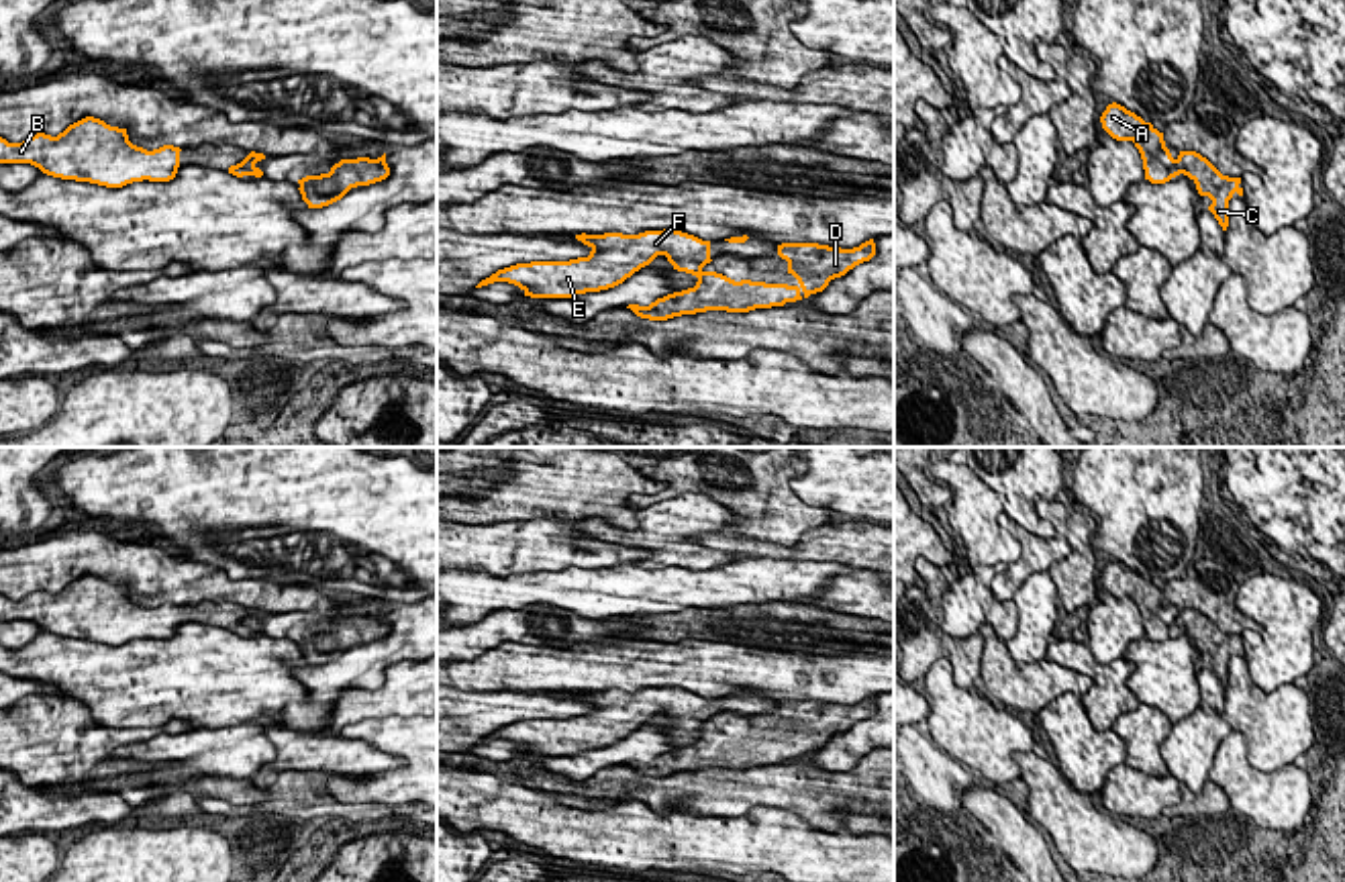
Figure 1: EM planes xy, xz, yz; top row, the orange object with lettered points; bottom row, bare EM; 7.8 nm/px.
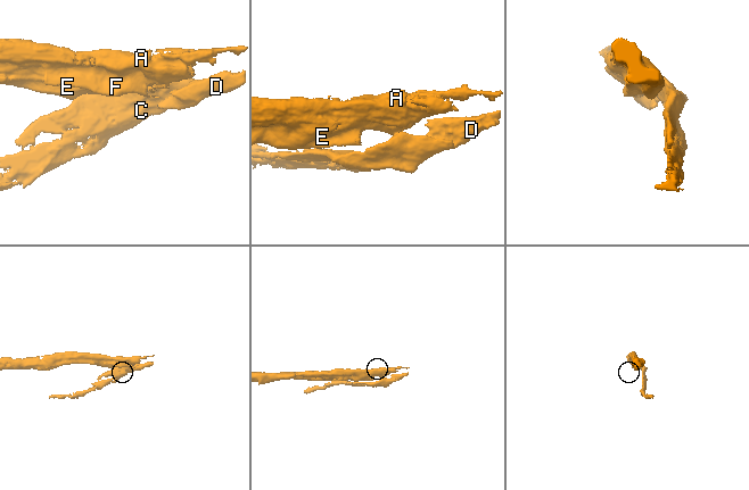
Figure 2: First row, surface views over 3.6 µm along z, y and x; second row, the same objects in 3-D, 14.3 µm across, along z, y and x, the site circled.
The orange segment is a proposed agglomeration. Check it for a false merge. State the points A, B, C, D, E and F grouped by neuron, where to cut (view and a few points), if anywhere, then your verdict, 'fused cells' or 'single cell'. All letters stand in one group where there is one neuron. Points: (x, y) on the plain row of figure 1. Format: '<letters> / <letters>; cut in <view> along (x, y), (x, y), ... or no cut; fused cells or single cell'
A B E F / C D; cut in yz along (1174, 617), (1178, 631); fused cells

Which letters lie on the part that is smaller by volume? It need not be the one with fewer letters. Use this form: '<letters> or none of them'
C, D

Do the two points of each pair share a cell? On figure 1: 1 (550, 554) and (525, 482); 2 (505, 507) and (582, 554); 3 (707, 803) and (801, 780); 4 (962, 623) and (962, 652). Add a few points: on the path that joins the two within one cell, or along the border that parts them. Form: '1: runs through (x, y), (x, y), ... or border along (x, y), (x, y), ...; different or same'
1: border along (527, 519), (494, 521); different
2: border along (527, 519), (480, 525); different
3: runs through (729, 785), (778, 785); same
4: border along (978, 631), (954, 640); different

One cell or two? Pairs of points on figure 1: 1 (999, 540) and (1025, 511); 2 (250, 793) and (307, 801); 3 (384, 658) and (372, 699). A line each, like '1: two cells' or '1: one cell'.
1: two cells
2: two cells
3: two cells

